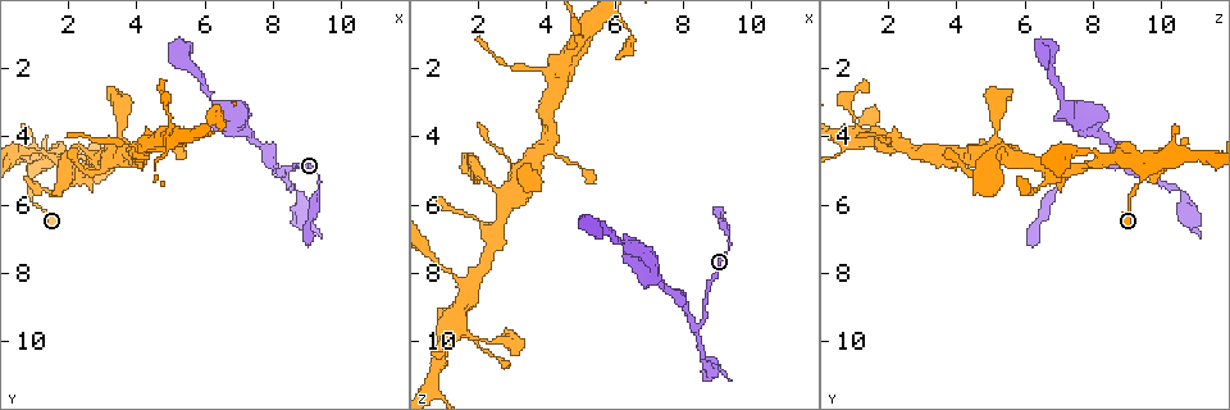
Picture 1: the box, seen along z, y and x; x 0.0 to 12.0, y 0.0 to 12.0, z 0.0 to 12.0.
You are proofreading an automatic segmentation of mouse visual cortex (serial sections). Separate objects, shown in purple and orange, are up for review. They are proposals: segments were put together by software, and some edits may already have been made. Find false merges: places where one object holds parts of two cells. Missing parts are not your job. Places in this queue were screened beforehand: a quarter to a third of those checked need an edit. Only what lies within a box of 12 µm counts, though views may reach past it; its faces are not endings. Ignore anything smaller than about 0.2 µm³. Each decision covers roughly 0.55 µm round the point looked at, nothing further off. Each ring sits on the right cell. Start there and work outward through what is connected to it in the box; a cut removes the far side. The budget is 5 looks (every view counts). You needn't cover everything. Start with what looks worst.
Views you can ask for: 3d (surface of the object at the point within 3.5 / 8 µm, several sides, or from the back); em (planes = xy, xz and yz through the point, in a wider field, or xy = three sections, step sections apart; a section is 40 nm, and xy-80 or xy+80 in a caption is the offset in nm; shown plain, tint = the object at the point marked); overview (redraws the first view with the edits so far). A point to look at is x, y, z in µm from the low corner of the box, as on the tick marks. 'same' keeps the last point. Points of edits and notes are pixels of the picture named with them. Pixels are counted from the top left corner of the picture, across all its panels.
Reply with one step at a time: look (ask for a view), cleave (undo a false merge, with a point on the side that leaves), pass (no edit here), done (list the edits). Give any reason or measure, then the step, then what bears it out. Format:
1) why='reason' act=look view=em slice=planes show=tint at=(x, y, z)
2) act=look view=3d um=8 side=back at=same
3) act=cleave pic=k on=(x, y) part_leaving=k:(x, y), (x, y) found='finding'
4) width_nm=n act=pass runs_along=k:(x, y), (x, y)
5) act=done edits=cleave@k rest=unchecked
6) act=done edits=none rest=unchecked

why='arms part here' act=look view=3d um=3.5 at=(8.3, 5.0, 9.6)

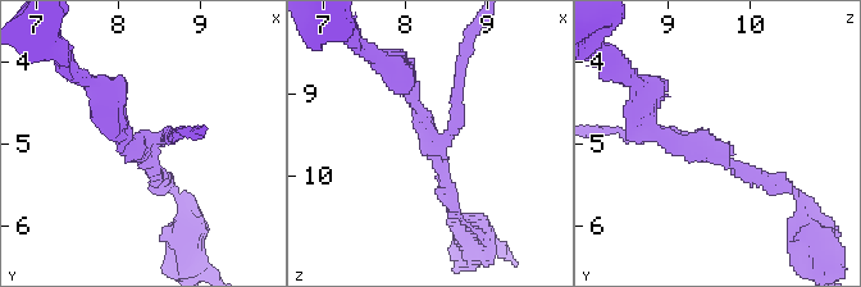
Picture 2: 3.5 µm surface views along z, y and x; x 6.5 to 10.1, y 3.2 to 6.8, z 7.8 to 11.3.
why='need the tissue' act=look view=em slice=xy step=5 show=tint at=(8.30, 5.05, 9.50)

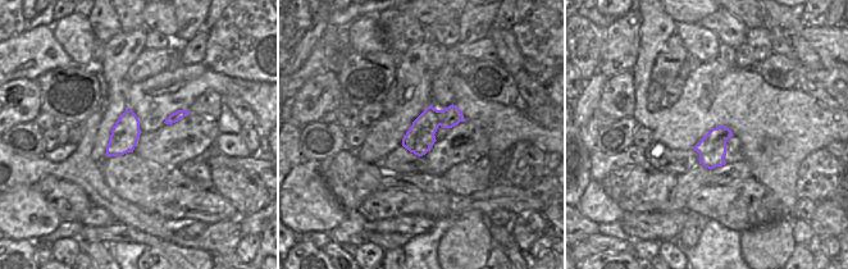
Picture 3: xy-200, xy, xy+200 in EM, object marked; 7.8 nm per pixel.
act=cleave pic=2 on=(779, 177) part_leaving=2:(713, 140), (663, 140), (637, 85) found='two cells meet here'

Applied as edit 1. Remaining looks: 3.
why='redraw' act=look view=overview

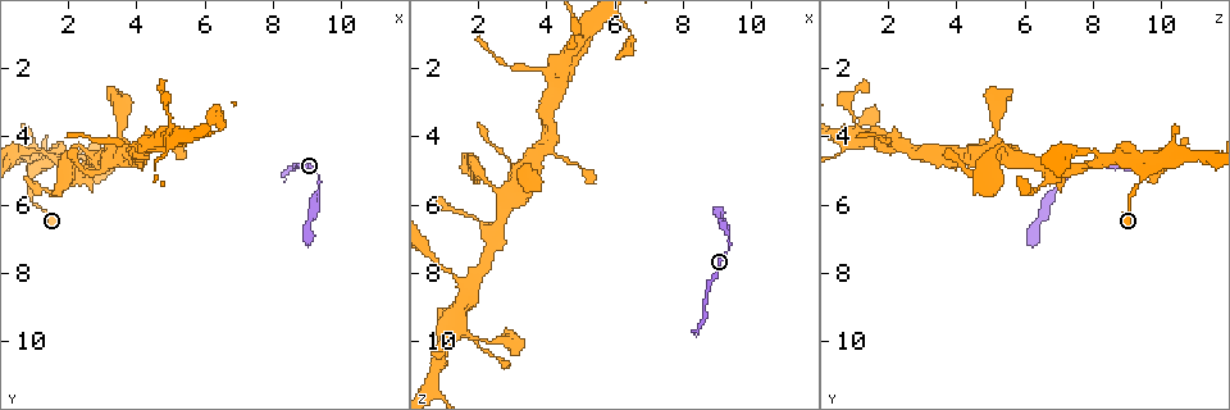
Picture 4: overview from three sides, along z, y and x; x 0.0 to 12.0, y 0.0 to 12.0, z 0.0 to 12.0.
why='small branch off a trunk' act=look view=3d um=3.5 at=(1.7, 4.6, 8.7)

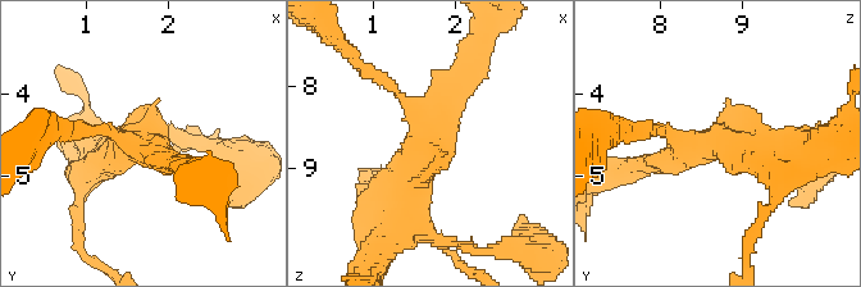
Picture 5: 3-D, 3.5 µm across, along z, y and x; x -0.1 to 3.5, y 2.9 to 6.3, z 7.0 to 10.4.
arms=3 arm_widths_nm=150,350,400 why='need the tissue' act=look view=em slice=planes show=tint at=(1.75, 4.60, 8.70)

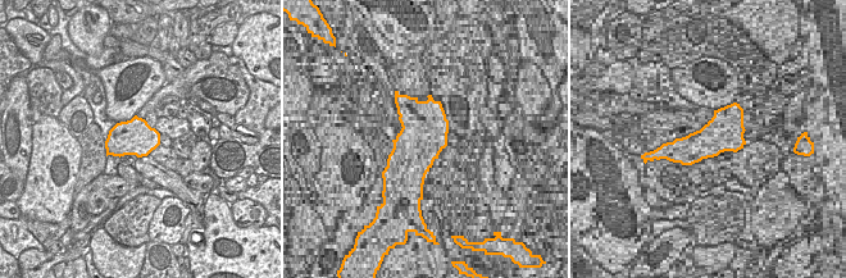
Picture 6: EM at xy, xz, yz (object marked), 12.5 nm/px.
act=pass runs_along=5:(383, 199), (469, 74) found='all the same cell'

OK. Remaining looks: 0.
act=done edits=cleave@2 rest=unchecked

